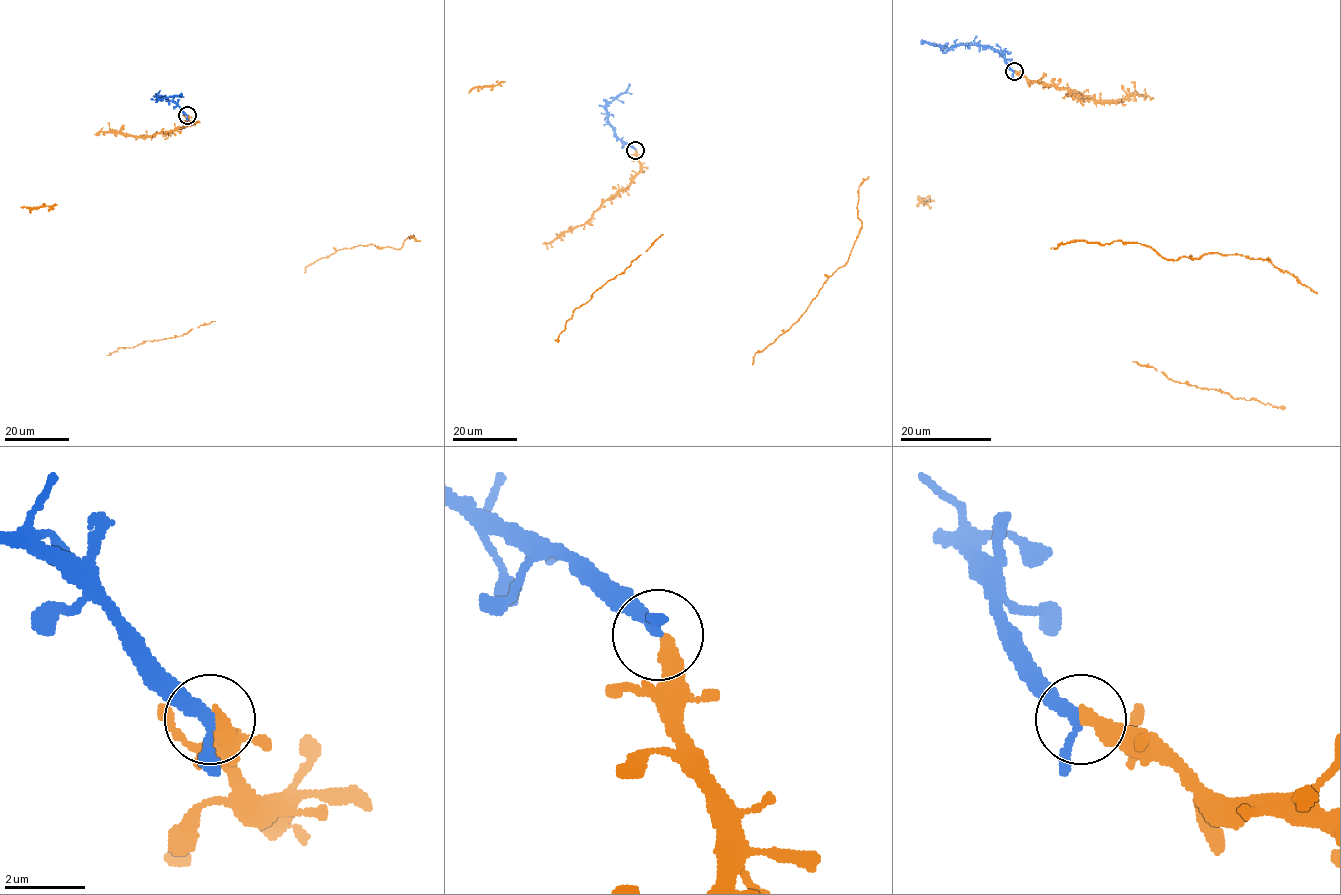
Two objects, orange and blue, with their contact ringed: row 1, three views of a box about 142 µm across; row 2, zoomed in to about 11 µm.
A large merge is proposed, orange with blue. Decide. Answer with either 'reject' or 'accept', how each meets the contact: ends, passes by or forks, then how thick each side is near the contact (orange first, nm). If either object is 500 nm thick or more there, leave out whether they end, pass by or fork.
accept | orange ends | blue passes by | 400/240 nm

